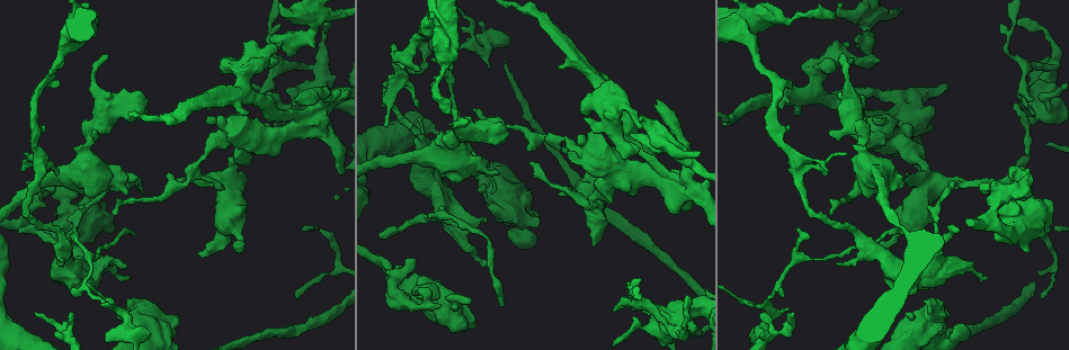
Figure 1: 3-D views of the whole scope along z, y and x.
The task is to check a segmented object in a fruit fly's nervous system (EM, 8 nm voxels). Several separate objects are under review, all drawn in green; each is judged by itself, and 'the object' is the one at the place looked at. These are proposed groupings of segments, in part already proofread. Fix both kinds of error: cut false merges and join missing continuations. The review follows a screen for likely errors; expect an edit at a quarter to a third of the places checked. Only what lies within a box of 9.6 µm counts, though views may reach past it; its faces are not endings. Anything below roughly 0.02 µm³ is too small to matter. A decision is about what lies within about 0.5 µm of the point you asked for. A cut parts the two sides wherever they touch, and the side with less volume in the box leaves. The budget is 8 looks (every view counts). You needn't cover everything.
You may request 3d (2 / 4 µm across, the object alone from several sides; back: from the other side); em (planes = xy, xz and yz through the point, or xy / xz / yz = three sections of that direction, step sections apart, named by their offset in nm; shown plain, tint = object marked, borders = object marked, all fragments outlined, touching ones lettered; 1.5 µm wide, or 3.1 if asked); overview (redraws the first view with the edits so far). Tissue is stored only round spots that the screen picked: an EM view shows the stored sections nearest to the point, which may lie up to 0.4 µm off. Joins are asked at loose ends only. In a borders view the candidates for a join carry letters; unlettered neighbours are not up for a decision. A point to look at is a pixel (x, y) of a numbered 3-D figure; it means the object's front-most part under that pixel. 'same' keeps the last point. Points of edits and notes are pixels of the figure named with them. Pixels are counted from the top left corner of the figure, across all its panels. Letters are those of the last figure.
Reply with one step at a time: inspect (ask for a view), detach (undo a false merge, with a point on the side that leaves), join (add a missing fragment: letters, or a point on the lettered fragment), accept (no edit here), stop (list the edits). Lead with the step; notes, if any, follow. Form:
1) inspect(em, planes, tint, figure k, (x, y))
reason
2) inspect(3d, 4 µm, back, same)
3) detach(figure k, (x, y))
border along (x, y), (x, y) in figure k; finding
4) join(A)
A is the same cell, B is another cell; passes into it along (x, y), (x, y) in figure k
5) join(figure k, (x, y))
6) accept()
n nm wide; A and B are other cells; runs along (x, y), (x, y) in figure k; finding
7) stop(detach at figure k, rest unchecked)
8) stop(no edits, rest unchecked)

inspect(3d, 2 µm, figure 1, (502, 305))
end of a long branch

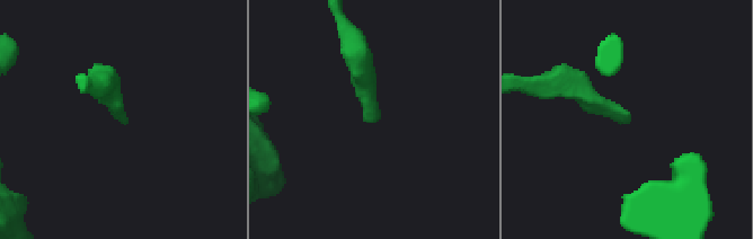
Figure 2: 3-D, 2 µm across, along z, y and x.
inspect(em, planes, tint, figure 2, (122, 121))
now the EM

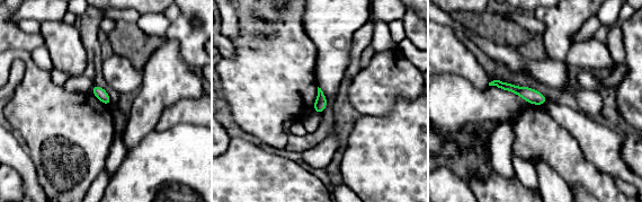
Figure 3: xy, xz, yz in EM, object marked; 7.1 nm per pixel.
inspect(em, planes, borders, same)

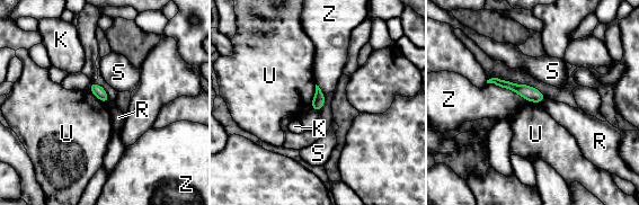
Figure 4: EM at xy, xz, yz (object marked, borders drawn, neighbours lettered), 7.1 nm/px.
accept()
80 nm wide; K, R, S, U and Z are other cells; none of them fits

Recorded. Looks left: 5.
inspect(em, planes, borders, figure 1, (92, 133))
branch stops here

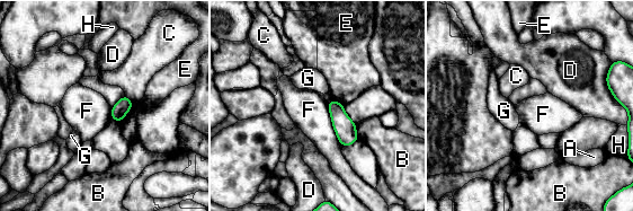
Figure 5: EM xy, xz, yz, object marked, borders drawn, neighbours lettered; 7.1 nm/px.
accept()
A, B, C, D, E, F, G and H are other cells; border along (327, 103), (331, 125), (340, 143) in figure 5; no lettered fragment goes on from it

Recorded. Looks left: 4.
inspect(em, xy, step 8, tint, figure 1, (787, 82))
thin end

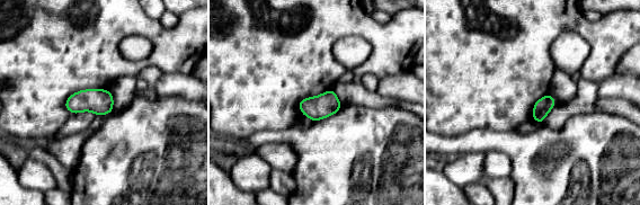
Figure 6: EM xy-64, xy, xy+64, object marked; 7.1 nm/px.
inspect(em, planes, borders, same)
cut it another way

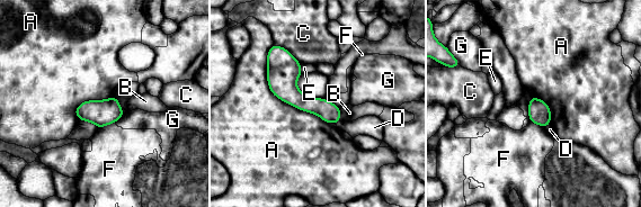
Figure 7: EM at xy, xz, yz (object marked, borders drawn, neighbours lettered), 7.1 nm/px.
accept()
A, B, C, D, E, F and G are other cells; border along (273, 44), (269, 90), (335, 124) in figure 7; none of them fits

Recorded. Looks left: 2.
inspect(em, planes, borders, figure 1, (677, 187))

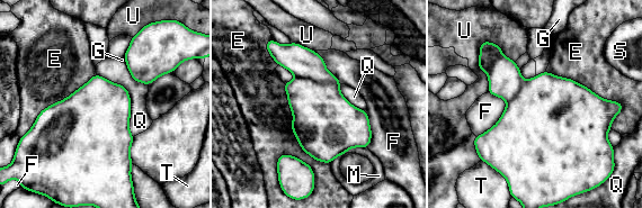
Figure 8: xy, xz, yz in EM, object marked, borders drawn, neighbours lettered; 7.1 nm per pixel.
accept()
650 nm wide; E, F, G, M, Q, S, T and U are other cells; border along (283, 83), (299, 145), (330, 164) in figure 8; all the same neuron

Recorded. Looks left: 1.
stop(no edits, rest unchecked)

